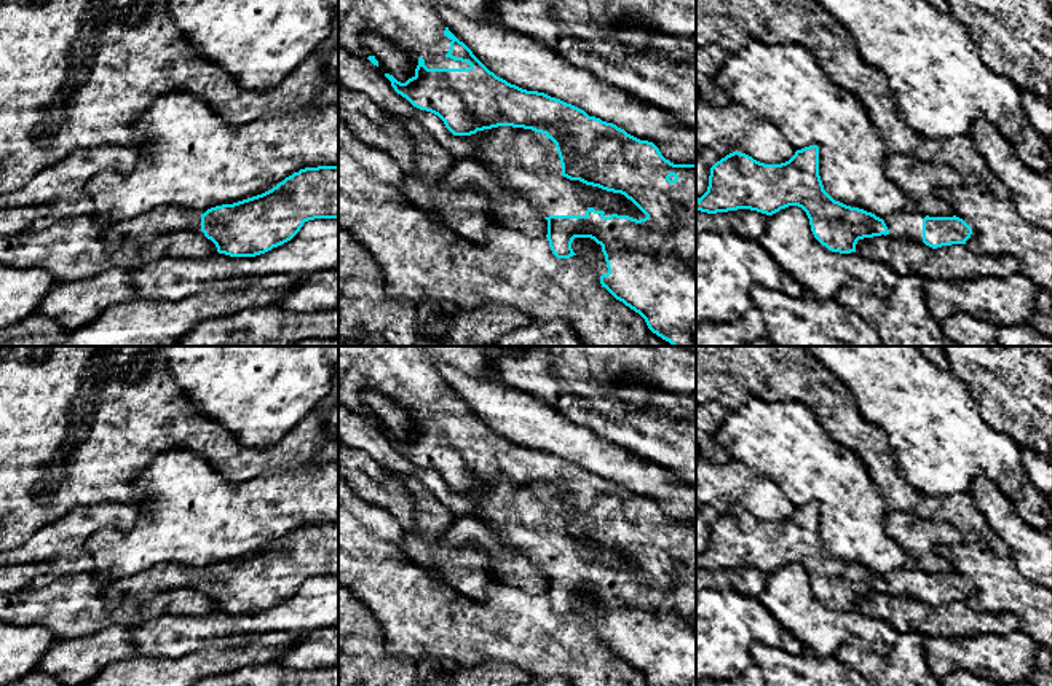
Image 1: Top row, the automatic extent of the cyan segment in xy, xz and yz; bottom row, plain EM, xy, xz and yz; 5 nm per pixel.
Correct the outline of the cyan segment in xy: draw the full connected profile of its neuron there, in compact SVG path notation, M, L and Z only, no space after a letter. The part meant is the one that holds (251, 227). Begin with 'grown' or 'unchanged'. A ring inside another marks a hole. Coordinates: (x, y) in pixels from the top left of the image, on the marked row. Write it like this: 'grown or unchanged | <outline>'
unchanged | M338 166L305 168L262 195L211 207L201 214L201 231L219 254L255 257L291 241L314 219L338 219Z

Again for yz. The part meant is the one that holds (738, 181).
unchanged | M817 145L797 150L781 164L765 164L745 153L733 152L710 168L707 191L696 199L696 211L707 214L750 209L773 215L789 206L798 206L806 212L814 238L832 252L851 254L856 252L859 239L889 235L883 219L835 201L824 190Z

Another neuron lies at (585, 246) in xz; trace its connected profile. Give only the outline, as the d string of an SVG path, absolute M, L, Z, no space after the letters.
M575 238L571 242L571 249L575 254L584 255L597 273L600 274L608 273L605 255L602 252L602 246L597 244L594 239Z

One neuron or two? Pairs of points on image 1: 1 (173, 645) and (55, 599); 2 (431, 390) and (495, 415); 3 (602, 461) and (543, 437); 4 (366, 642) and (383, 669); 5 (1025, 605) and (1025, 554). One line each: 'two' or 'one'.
1: two
2: two
3: one
4: one
5: two

